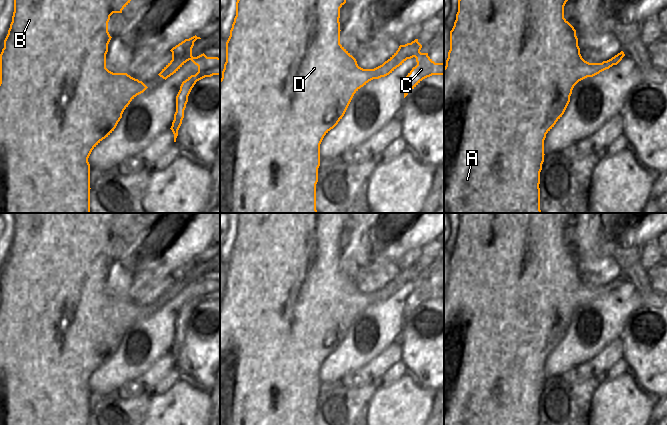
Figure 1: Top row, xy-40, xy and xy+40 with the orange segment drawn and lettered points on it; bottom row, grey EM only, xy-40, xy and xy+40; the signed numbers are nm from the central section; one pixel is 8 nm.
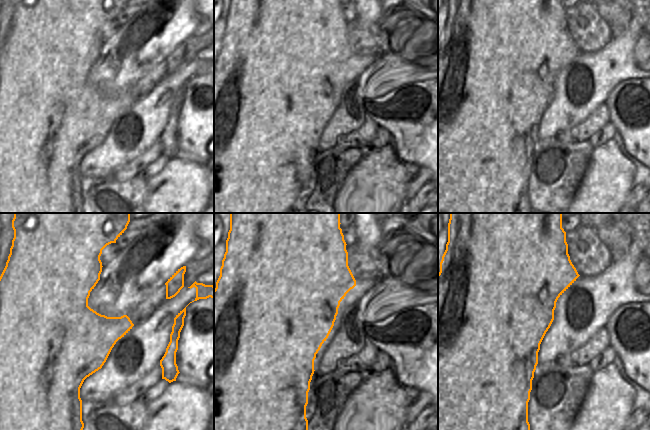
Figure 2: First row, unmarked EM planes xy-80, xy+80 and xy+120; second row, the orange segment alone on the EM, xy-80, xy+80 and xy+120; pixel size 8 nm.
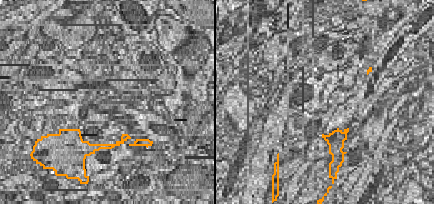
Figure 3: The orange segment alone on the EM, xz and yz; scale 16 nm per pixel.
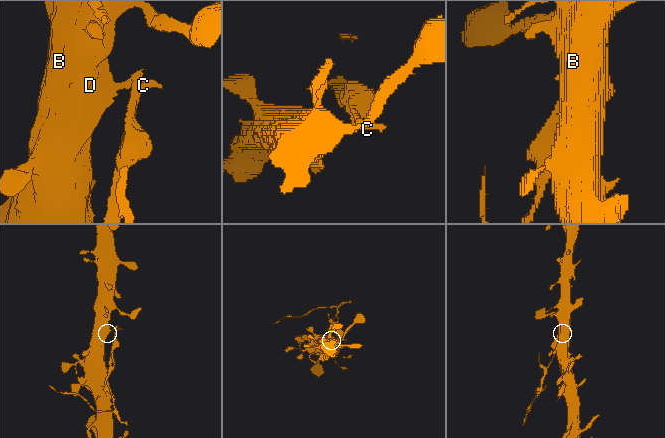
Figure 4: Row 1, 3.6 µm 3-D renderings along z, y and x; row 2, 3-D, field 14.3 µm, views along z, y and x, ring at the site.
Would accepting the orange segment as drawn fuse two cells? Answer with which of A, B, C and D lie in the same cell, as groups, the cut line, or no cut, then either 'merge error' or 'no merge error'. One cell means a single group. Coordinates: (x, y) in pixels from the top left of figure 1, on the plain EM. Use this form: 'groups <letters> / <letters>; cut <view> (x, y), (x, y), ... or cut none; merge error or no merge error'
groups A B D / C; cut xy (381, 289), (375, 294), (375, 302); merge error

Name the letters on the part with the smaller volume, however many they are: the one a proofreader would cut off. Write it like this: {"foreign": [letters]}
{"foreign": ["C"]}

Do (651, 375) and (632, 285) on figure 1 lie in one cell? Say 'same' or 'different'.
different

